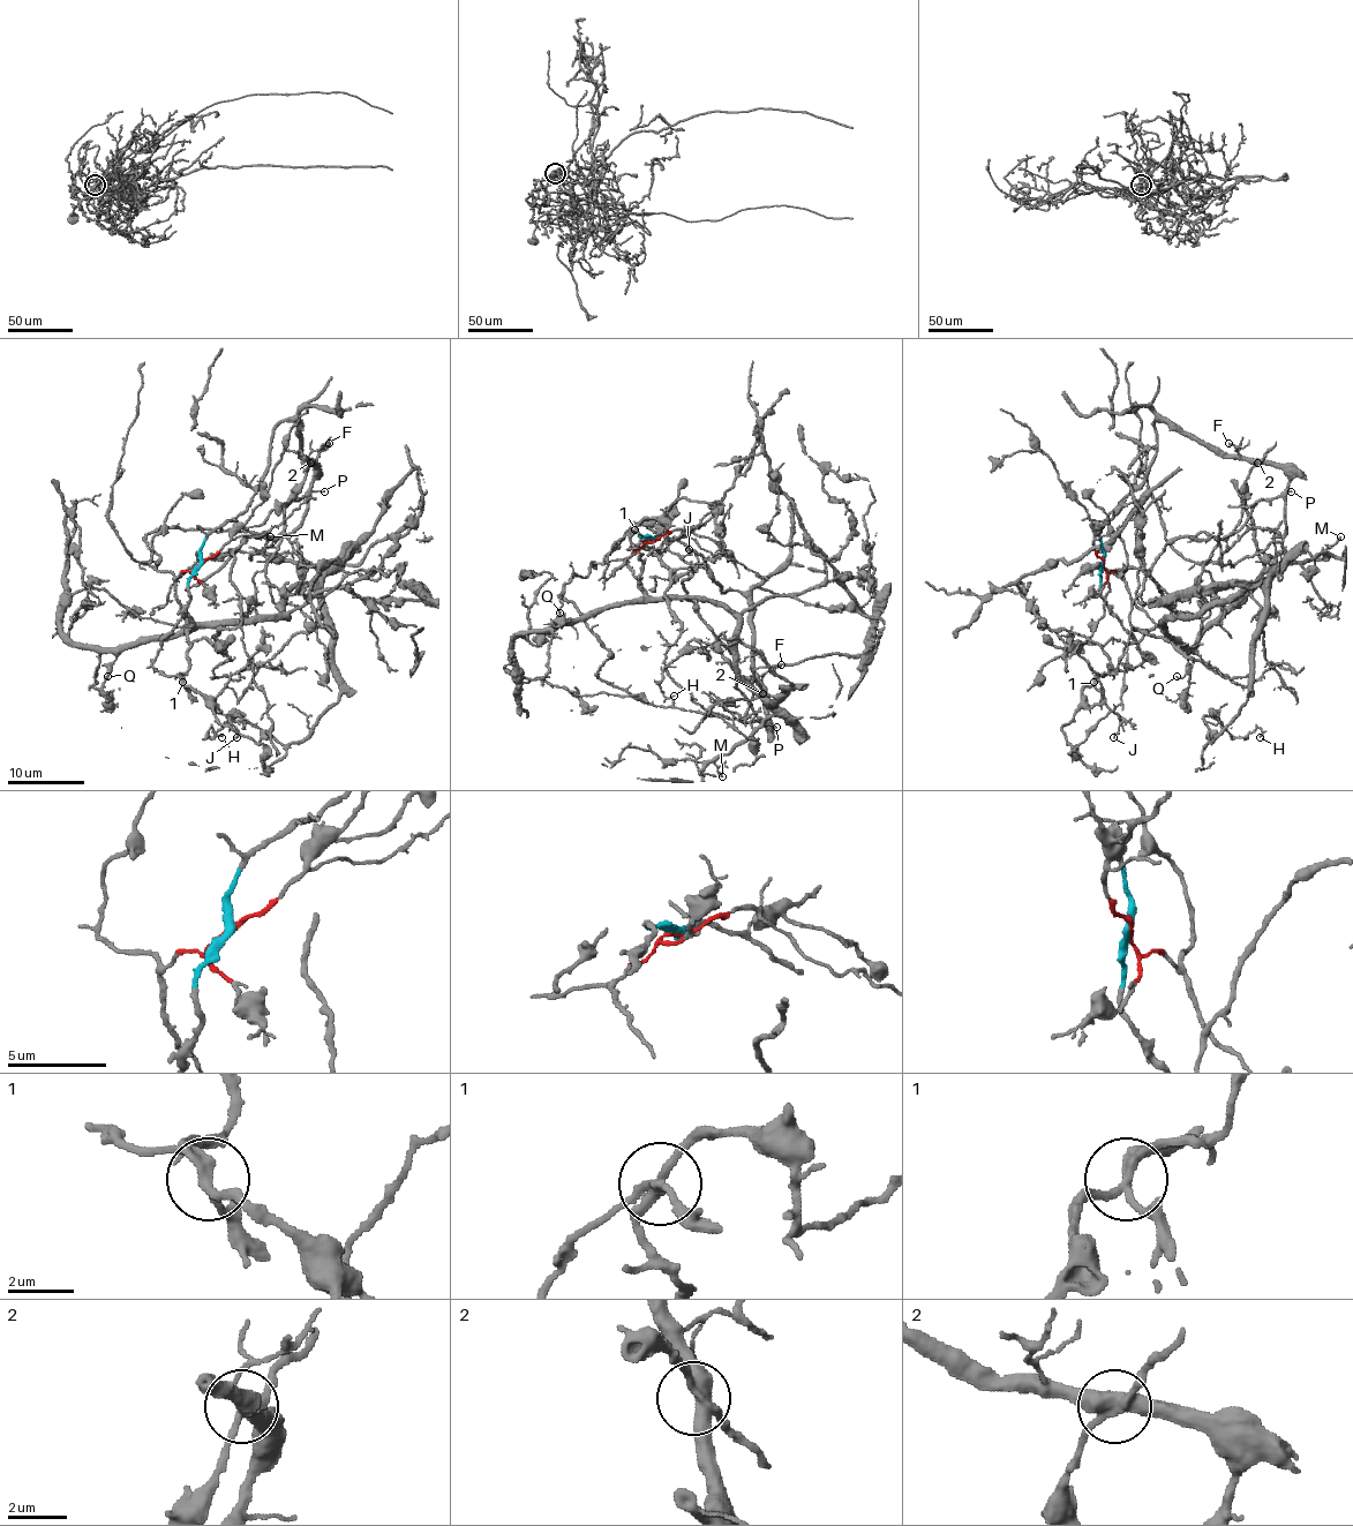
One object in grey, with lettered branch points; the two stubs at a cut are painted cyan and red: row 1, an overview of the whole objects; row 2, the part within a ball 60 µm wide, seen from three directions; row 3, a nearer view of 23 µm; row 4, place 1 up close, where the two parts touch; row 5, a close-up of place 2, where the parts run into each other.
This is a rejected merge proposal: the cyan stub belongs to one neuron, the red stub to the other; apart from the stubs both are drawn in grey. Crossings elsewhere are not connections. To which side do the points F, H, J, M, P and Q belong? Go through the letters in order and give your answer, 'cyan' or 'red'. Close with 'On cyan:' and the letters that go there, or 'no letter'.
F: cyan
H: red
J: red
M: red
P: cyan
Q: red
On cyan: F, P

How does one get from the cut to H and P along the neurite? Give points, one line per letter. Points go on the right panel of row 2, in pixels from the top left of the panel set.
H: (1103, 563), (1157, 624), (1258, 586), (1249, 698), (1207, 744), (1203, 721), (1258, 736)
P: (1103, 563), (1099, 531), (1143, 480), (1155, 453), (1155, 421), (1229, 453), (1276, 463), (1287, 476), (1292, 491)

